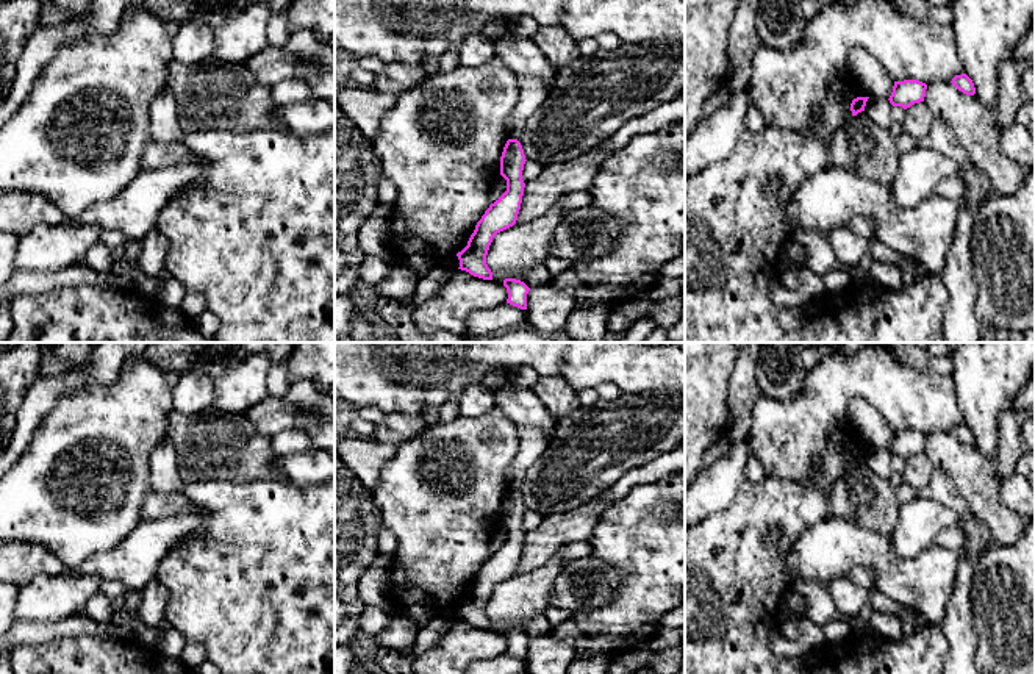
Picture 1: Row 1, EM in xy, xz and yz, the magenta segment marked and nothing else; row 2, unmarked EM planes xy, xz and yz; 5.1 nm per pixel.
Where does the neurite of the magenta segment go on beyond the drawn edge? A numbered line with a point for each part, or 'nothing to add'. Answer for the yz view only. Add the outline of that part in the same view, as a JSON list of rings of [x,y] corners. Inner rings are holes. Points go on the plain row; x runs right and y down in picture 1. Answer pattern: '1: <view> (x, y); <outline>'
nothing to add

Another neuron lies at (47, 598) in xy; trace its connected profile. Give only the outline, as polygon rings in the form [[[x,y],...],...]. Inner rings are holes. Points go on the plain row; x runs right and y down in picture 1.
[[[77,571],[38,575],[19,588],[16,621],[56,622],[75,615],[98,593],[103,579]]]

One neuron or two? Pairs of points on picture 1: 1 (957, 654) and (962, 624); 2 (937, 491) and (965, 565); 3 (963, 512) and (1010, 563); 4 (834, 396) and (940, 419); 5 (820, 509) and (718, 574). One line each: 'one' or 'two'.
1: one
2: two
3: two
4: one
5: one

